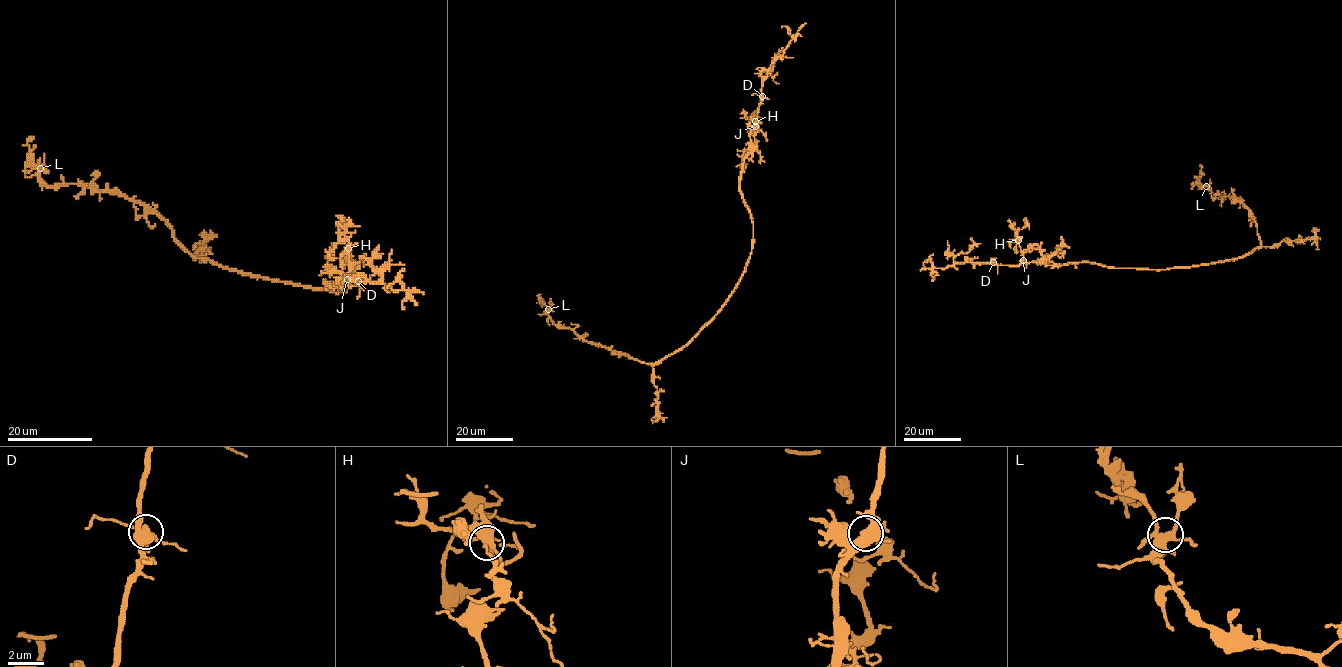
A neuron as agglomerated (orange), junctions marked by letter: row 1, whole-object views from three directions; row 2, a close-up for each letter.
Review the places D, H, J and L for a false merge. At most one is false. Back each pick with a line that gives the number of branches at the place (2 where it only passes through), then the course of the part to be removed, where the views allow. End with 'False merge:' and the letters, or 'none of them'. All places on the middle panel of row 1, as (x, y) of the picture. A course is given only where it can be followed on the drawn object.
H: Branches: 4
False merge: H

